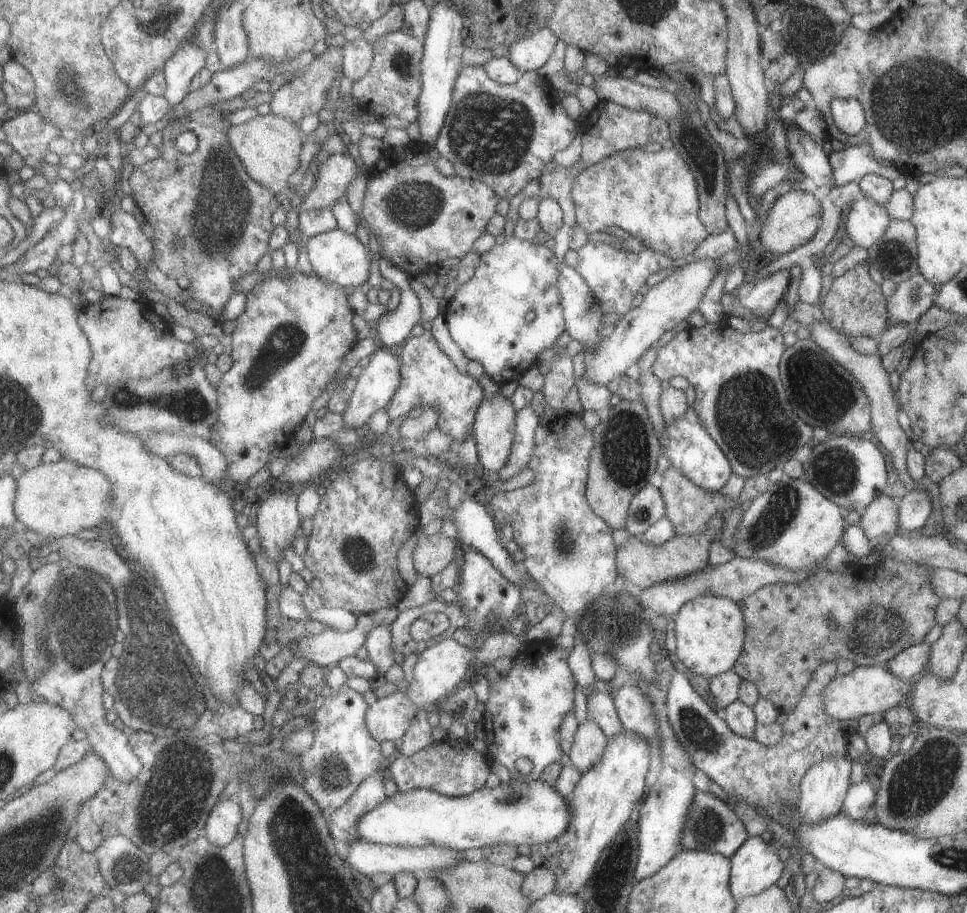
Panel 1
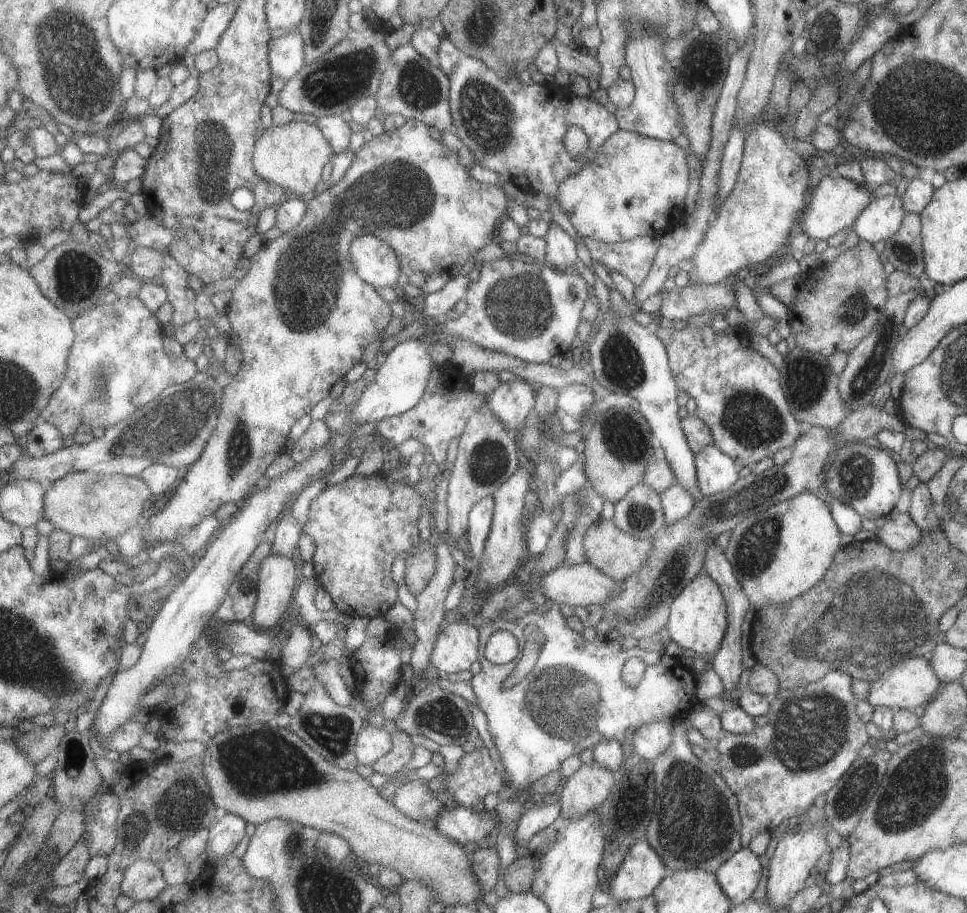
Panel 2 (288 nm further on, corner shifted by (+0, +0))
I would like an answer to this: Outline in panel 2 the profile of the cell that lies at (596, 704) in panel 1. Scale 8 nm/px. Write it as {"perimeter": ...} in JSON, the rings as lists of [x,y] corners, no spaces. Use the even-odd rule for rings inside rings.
{"perimeter":[[[645,724],[633,732],[633,752],[643,760],[653,760],[665,756],[667,746],[673,744],[675,726],[669,724]]]}

